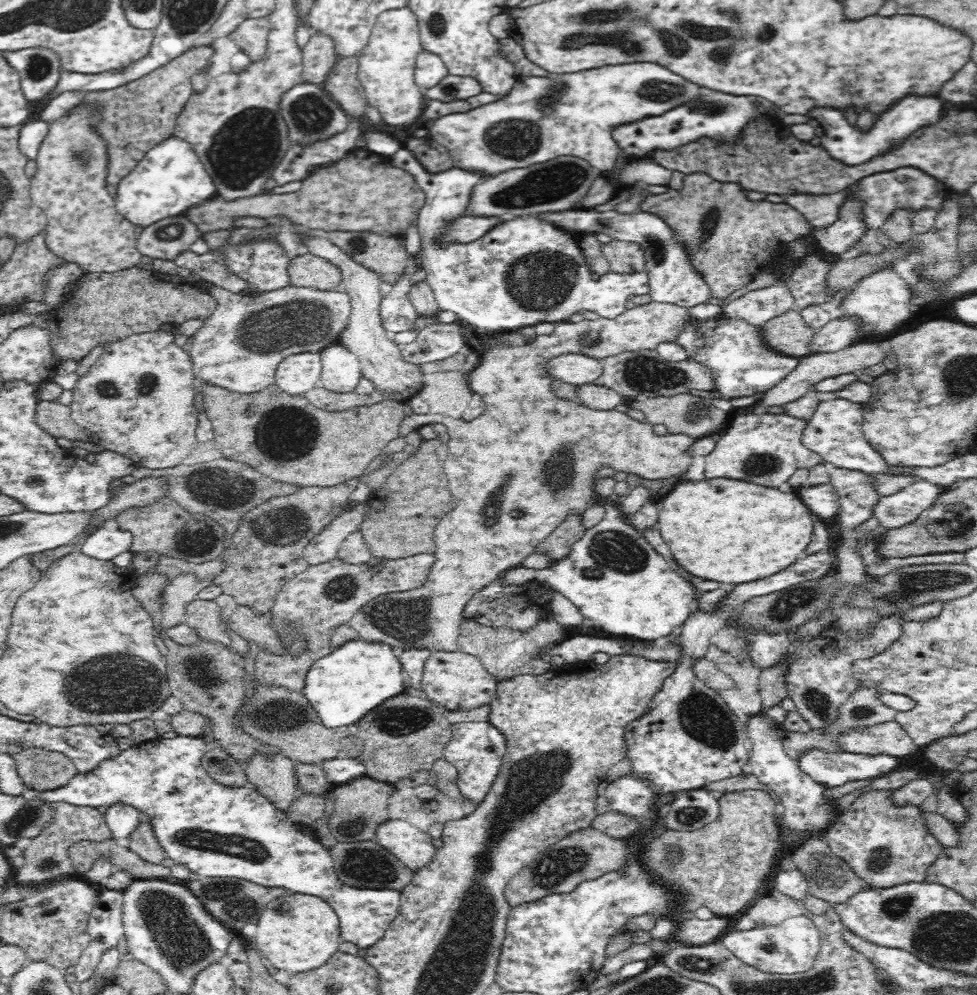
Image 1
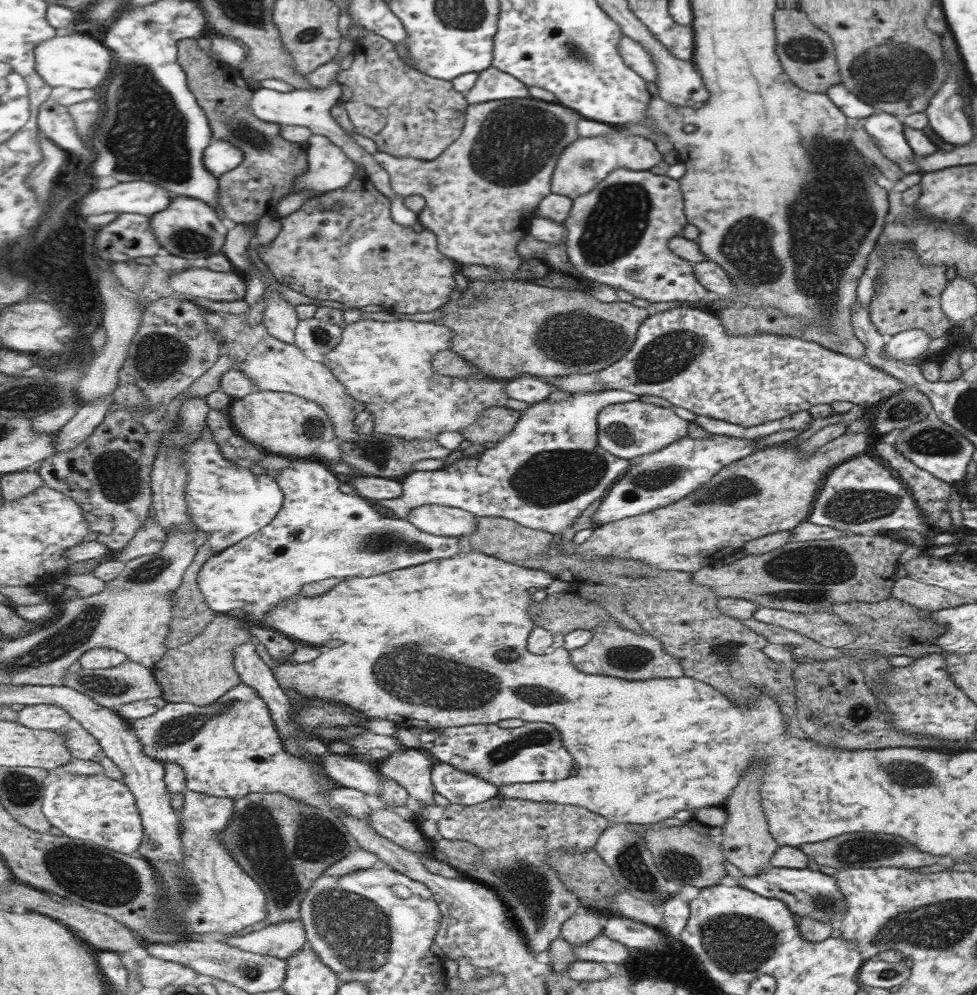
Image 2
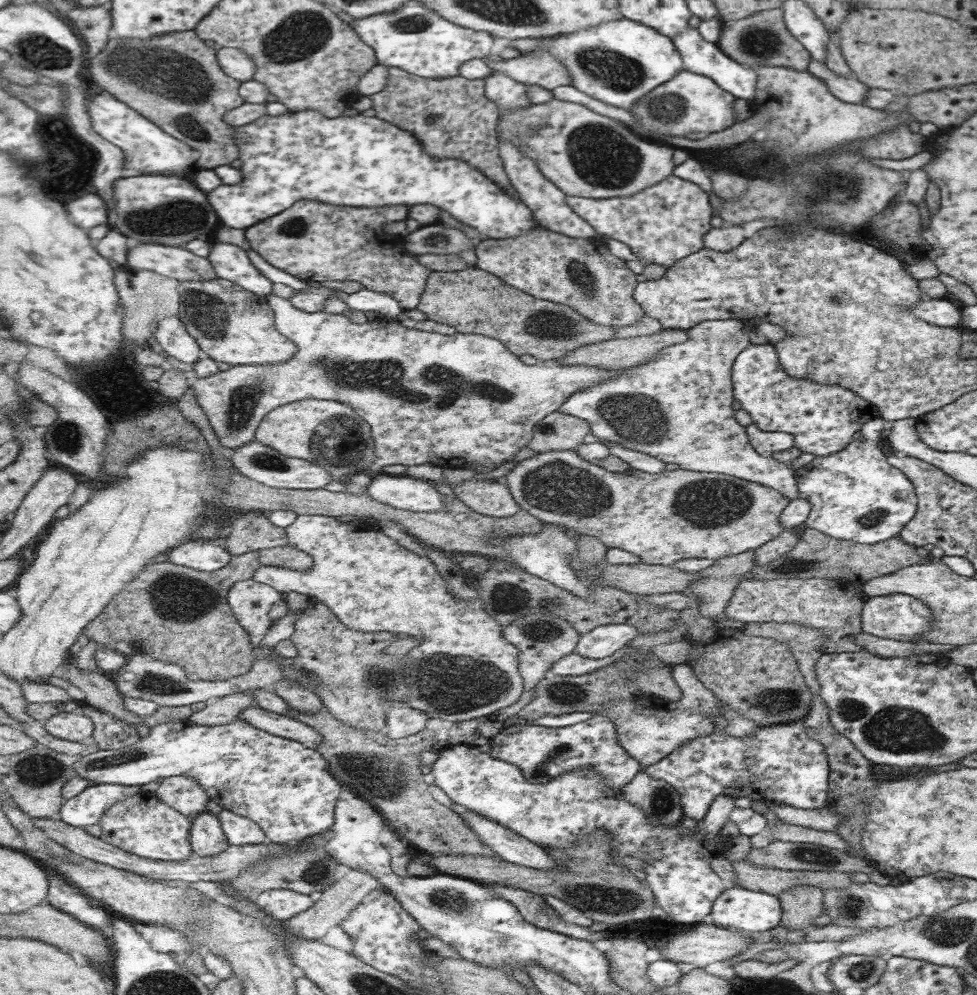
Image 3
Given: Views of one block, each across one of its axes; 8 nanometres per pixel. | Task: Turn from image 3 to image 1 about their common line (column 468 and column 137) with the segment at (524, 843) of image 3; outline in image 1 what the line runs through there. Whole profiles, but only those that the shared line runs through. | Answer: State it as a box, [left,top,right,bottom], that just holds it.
[105,803,143,839]

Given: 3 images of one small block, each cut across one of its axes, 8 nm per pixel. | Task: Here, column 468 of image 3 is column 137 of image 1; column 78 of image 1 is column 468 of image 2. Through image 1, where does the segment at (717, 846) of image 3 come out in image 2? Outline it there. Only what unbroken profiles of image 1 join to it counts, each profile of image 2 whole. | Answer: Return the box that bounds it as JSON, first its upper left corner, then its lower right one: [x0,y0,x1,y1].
[430,762,499,806]

